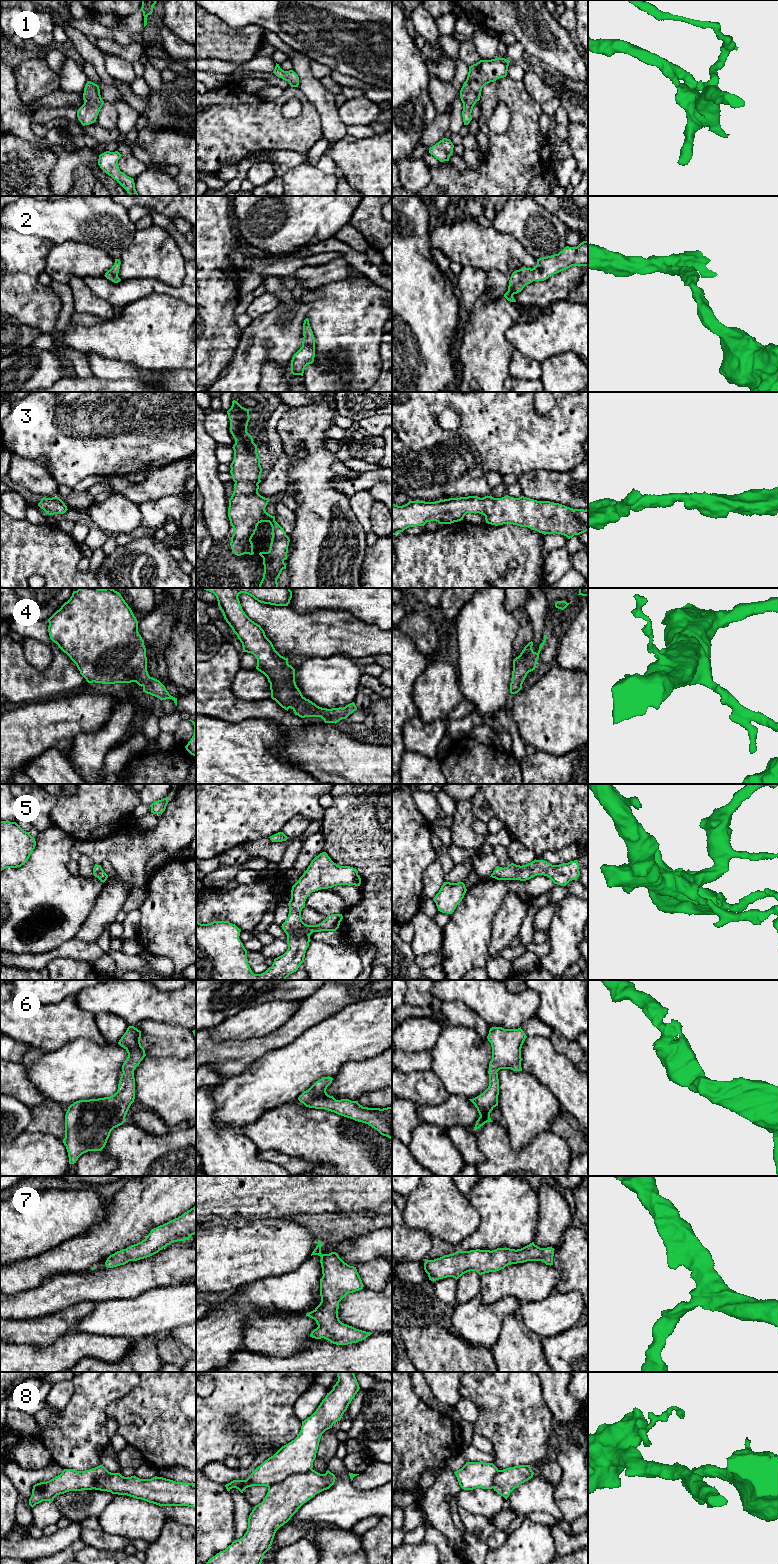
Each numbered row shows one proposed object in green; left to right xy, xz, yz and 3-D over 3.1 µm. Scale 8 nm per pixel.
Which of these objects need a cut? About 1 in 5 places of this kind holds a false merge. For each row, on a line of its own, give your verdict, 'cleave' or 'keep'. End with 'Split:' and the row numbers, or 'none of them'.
1: keep
2: keep
3: keep
4: keep
5: keep
6: keep
7: keep
8: cleave
Split: 8

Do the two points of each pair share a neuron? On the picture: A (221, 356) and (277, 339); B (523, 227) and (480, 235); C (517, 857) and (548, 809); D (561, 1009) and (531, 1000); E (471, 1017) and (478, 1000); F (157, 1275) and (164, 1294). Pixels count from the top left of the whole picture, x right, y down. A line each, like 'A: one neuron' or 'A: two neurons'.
A: two neurons
B: two neurons
C: two neurons
D: two neurons
E: two neurons
F: two neurons

